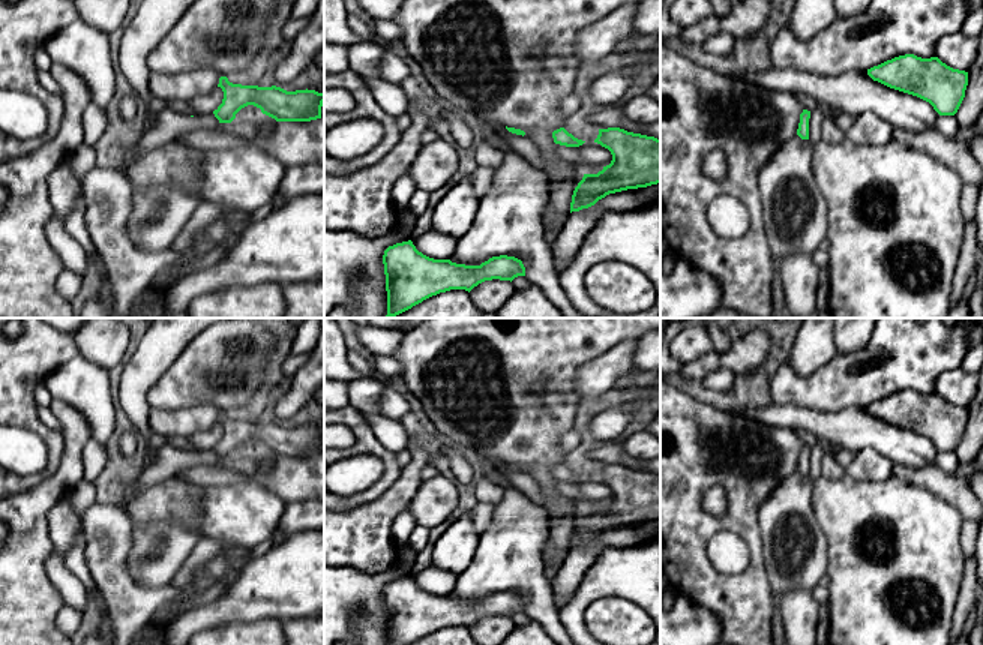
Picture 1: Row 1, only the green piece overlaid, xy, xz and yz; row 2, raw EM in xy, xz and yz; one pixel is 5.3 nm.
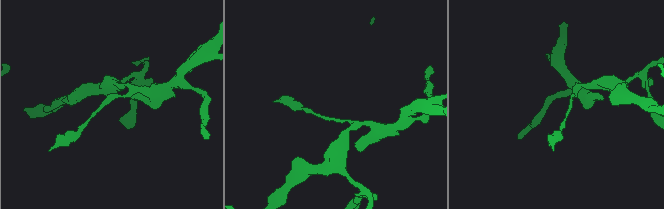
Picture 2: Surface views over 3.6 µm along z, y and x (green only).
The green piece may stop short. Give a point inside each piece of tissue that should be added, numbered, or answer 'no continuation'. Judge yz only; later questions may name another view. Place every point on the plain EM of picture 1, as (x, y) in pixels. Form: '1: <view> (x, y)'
no continuation

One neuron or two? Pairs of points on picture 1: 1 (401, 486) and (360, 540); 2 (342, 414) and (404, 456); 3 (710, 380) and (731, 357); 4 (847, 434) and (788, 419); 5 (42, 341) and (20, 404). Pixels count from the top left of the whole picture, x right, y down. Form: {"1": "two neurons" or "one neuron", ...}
{"1": "one neuron", "2": "two neurons", "3": "two neurons", "4": "one neuron", "5": "one neuron"}

